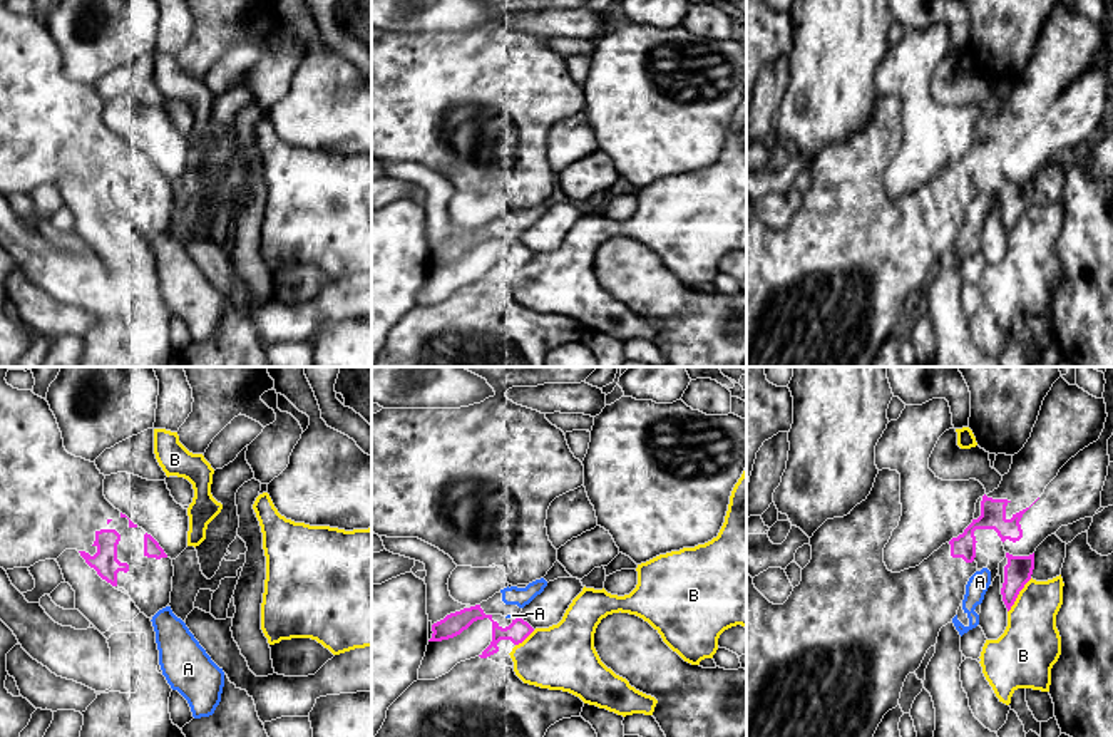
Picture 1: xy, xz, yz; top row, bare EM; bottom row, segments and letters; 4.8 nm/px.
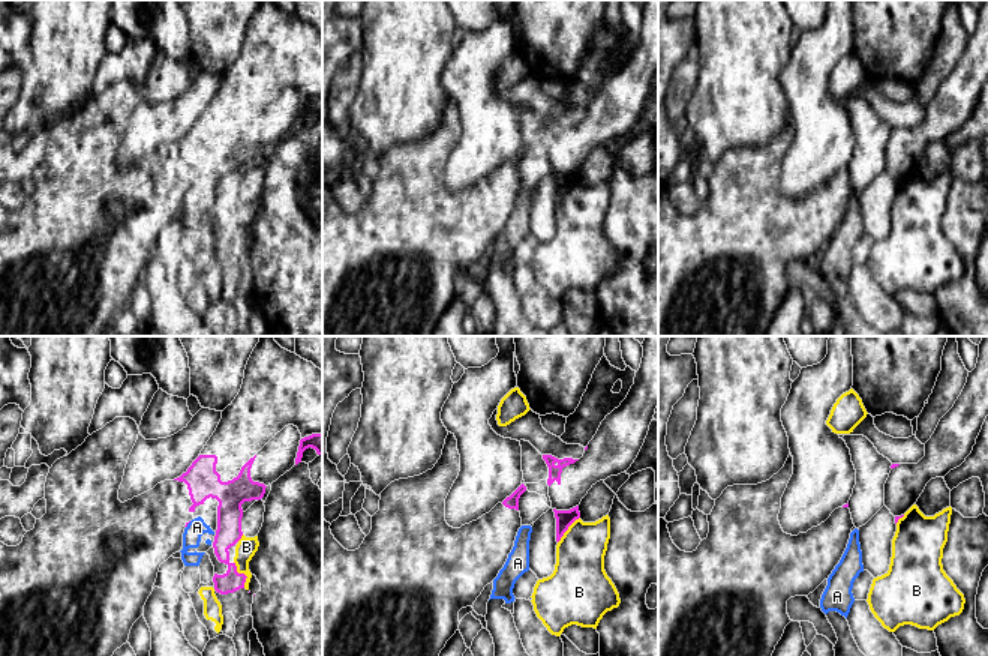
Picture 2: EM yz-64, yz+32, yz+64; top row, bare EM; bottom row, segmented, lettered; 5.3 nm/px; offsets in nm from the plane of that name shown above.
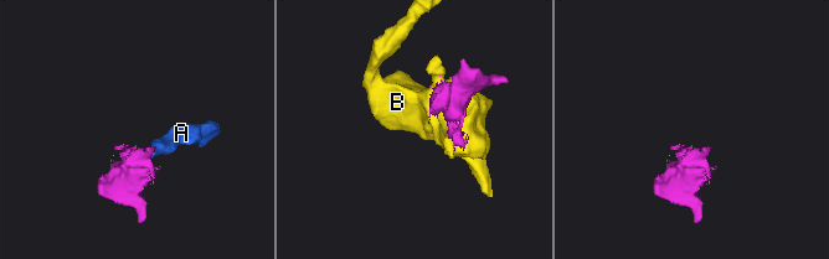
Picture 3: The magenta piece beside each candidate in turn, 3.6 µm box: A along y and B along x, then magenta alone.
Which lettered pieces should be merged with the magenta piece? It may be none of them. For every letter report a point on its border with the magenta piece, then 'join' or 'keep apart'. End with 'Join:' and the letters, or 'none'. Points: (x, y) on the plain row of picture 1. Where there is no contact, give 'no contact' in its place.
A: xz (519, 242) | join
B: yz (1018, 218) | keep apart
Join: A

